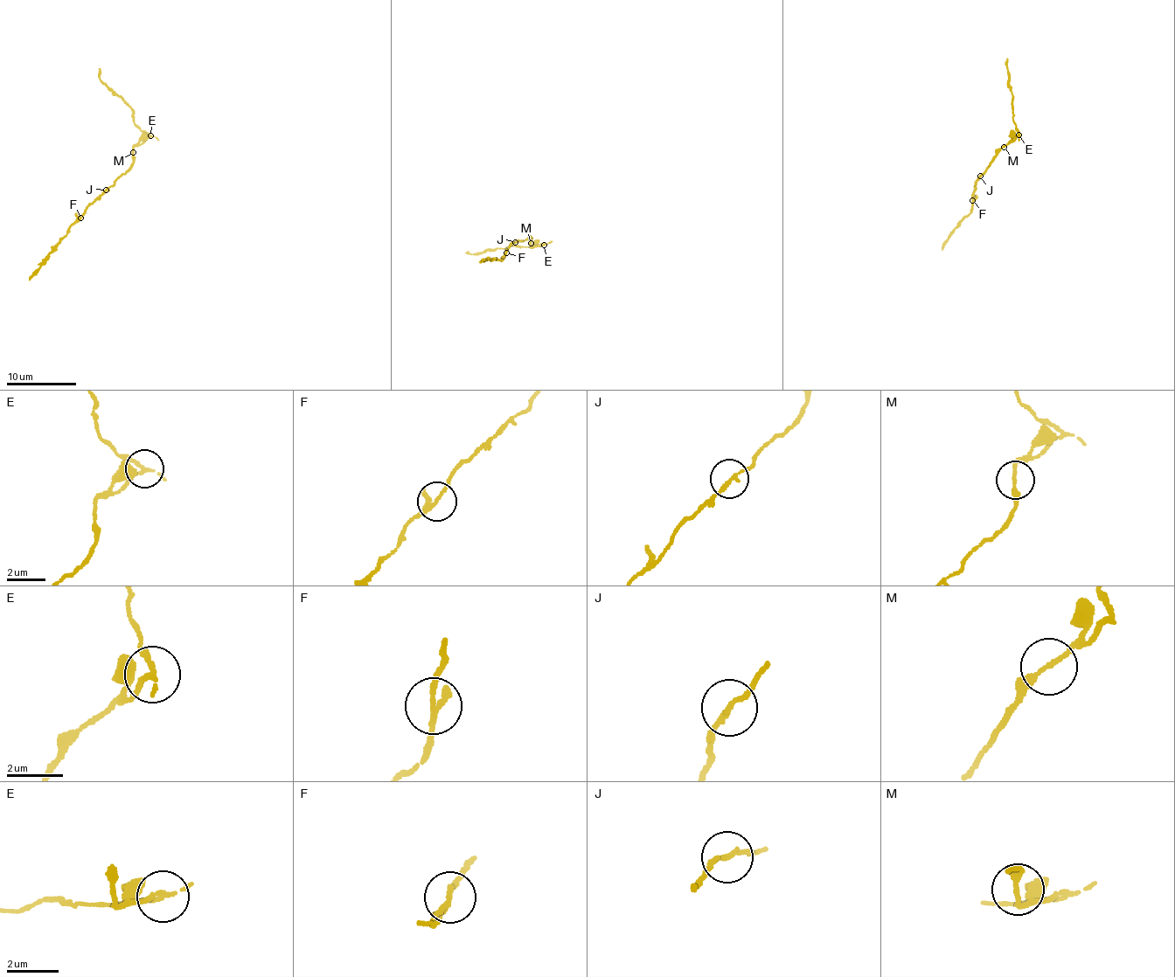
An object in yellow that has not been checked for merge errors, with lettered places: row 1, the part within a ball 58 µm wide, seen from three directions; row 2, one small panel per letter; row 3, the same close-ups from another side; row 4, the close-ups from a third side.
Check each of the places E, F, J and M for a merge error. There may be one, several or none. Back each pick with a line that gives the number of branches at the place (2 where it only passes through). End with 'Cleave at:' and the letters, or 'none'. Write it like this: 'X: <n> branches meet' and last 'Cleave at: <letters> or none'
E: 2 branches meet
Cleave at: E

